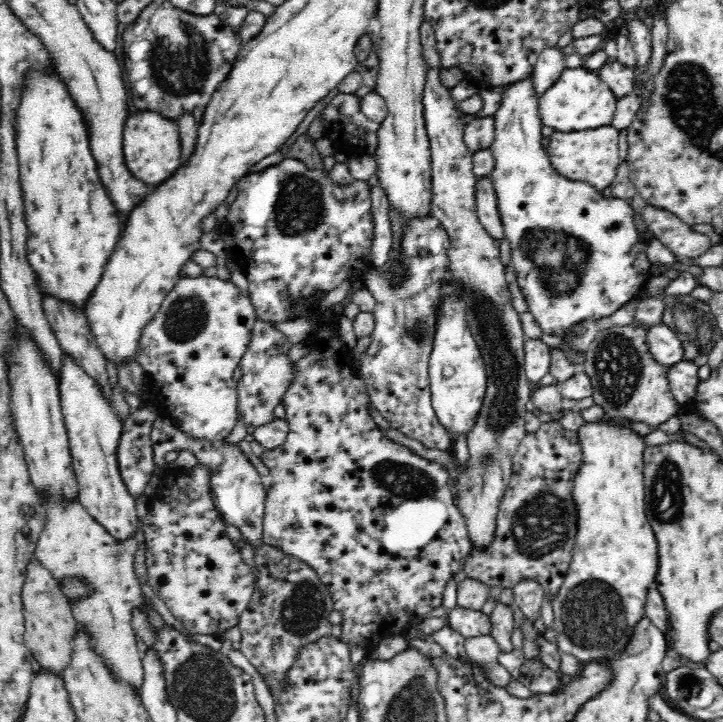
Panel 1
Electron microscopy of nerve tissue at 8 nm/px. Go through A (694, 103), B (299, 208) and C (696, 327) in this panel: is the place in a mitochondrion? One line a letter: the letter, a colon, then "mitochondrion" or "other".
A: mitochondrion
B: mitochondrion
C: mitochondrion

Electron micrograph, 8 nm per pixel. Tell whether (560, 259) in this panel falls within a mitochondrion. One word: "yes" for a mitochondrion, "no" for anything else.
yes

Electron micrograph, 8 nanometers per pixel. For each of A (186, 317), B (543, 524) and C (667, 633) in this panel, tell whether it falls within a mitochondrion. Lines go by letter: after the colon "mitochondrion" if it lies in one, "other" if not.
A: mitochondrion
B: mitochondrion
C: other

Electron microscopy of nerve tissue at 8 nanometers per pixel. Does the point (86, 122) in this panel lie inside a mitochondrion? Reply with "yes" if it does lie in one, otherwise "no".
no

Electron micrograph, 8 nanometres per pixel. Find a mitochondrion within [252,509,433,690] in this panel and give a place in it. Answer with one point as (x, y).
(301, 611)

